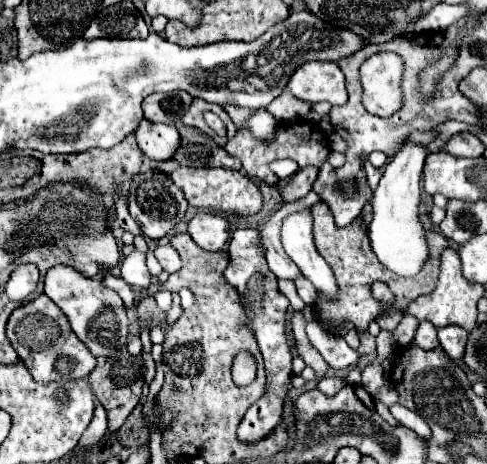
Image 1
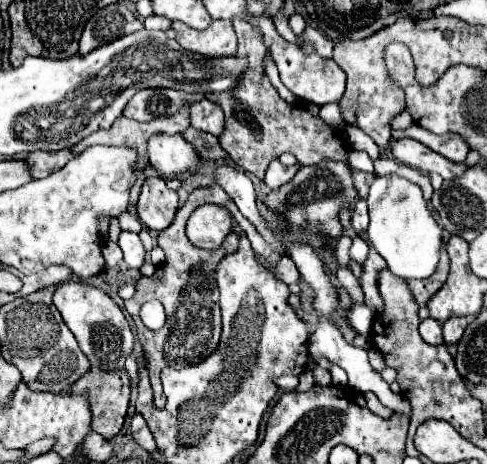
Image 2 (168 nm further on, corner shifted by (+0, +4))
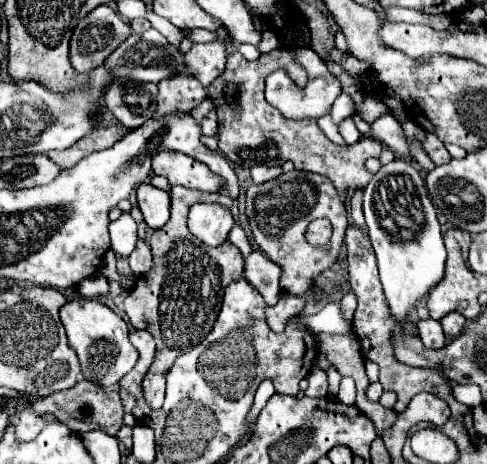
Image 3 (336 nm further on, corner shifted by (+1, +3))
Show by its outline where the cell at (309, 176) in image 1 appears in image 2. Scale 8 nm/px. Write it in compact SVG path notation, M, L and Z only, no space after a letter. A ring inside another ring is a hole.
M274 160L274 162L270 162L270 166L266 168L264 184L266 184L266 186L270 186L272 190L276 190L276 188L280 188L282 184L290 182L290 180L294 178L294 174L298 172L298 168L300 168L298 164L296 164L296 166L286 168L286 166L282 166L282 164L280 164L280 160Z

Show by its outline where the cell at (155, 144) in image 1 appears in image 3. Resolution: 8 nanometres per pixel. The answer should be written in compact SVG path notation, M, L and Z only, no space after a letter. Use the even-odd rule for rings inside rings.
M159 151L153 157L153 173L169 179L171 185L183 185L201 191L219 191L223 183L219 183L219 175L211 173L211 169L179 151Z

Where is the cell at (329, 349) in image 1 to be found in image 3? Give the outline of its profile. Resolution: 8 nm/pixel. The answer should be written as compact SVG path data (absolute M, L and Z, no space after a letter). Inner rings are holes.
M343 377L343 379L341 379L337 399L339 399L341 403L347 403L347 405L355 401L355 383L353 383L351 377Z

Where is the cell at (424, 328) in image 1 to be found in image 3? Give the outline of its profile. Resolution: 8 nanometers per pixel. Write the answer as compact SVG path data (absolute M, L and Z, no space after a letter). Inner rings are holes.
M435 319L417 321L417 331L419 331L419 339L427 347L431 347L431 349L443 349L445 347L445 335L443 335L439 321L435 321Z

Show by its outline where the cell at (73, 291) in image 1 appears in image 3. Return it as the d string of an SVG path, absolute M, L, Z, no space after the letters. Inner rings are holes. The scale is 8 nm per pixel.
M77 297L73 301L67 301L59 309L59 313L61 313L61 323L67 331L69 345L79 355L81 373L87 381L99 383L101 387L113 387L121 381L123 375L127 375L133 369L133 365L139 359L139 353L129 341L127 323L107 305L103 305L97 299Z

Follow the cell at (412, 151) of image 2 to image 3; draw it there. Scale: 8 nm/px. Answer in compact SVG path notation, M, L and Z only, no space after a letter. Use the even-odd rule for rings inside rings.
M383 115L383 117L379 117L371 125L371 129L373 129L373 137L381 139L395 153L397 159L409 159L409 161L413 161L409 137L405 135L401 123L395 117Z

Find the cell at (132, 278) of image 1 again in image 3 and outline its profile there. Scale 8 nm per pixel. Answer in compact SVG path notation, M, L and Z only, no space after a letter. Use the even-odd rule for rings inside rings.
M123 213L117 221L109 223L109 235L111 235L111 249L121 255L129 257L135 251L137 245L137 223L129 213Z

